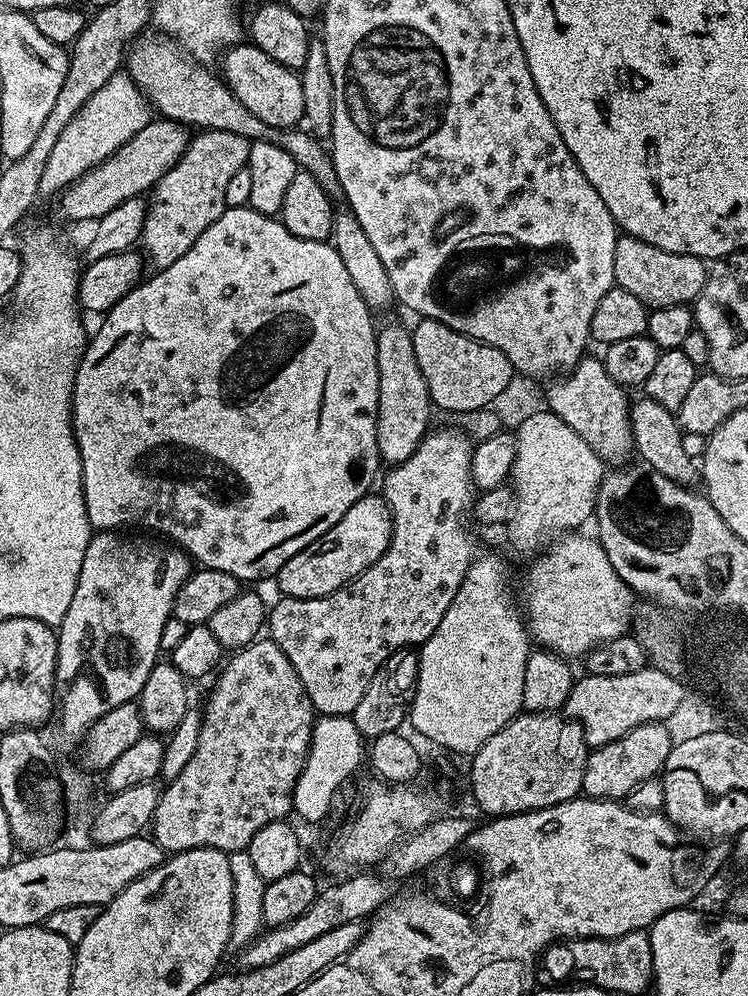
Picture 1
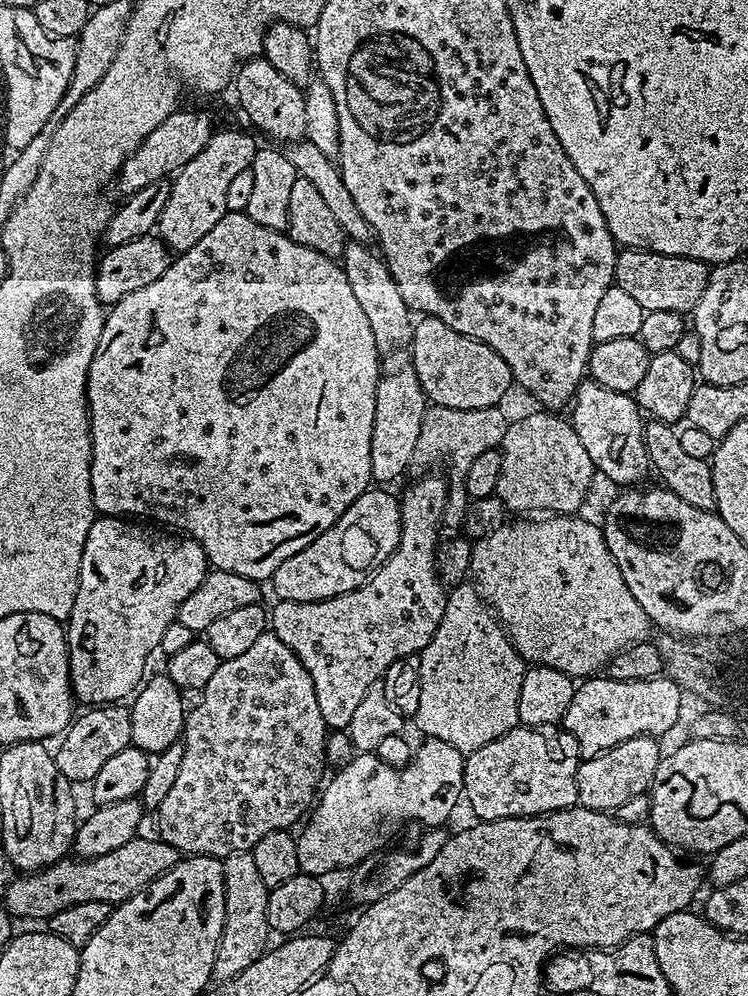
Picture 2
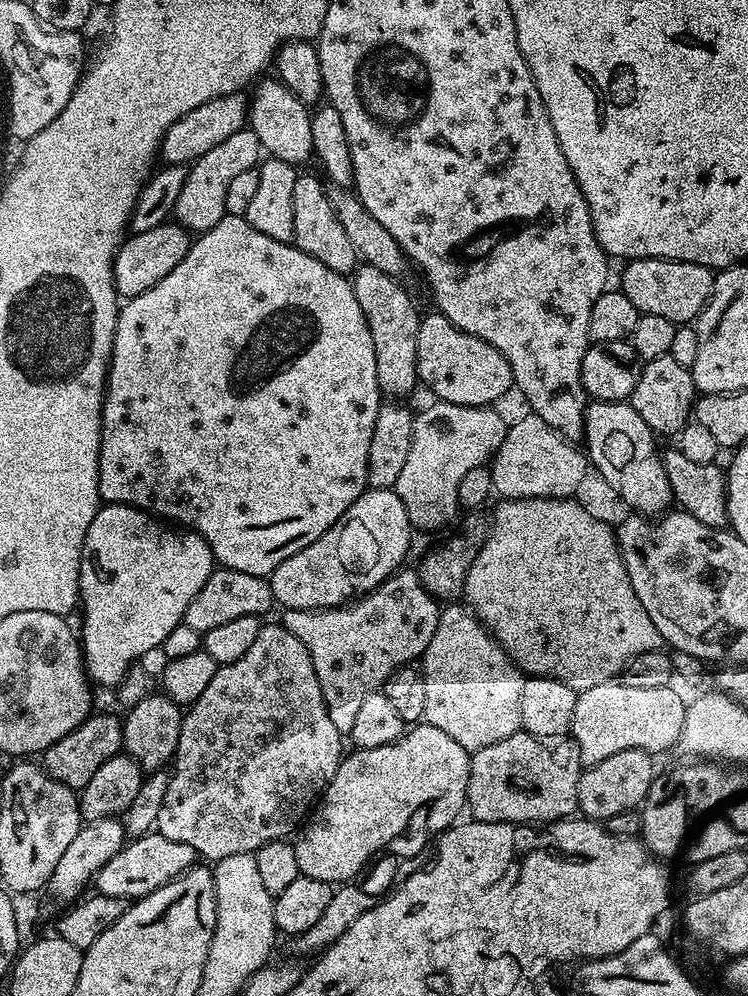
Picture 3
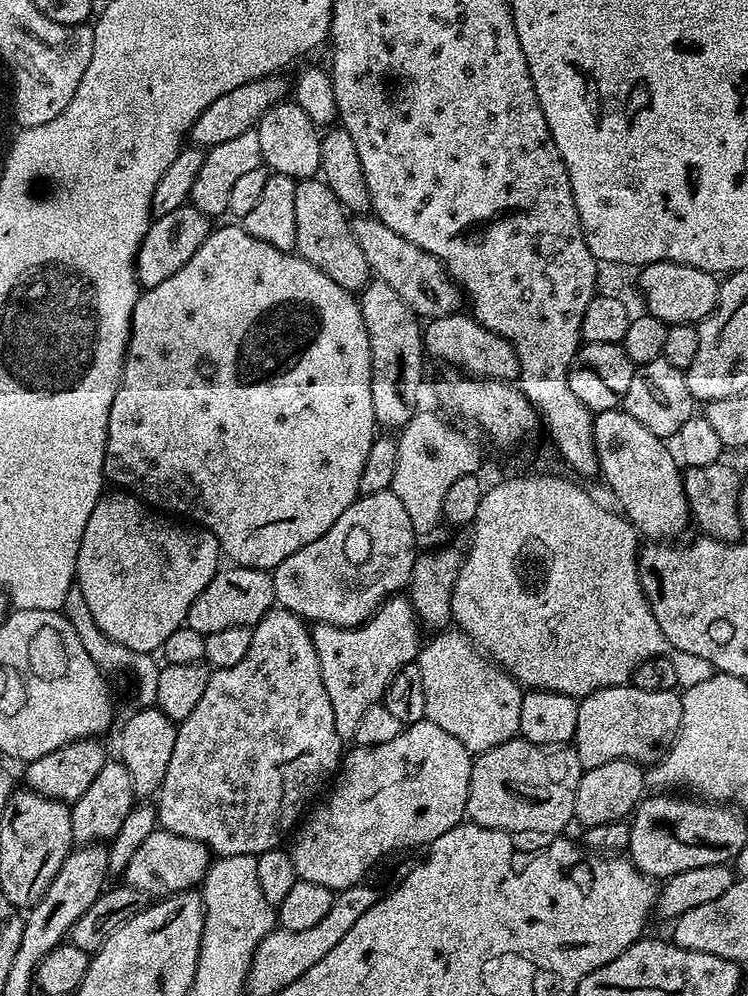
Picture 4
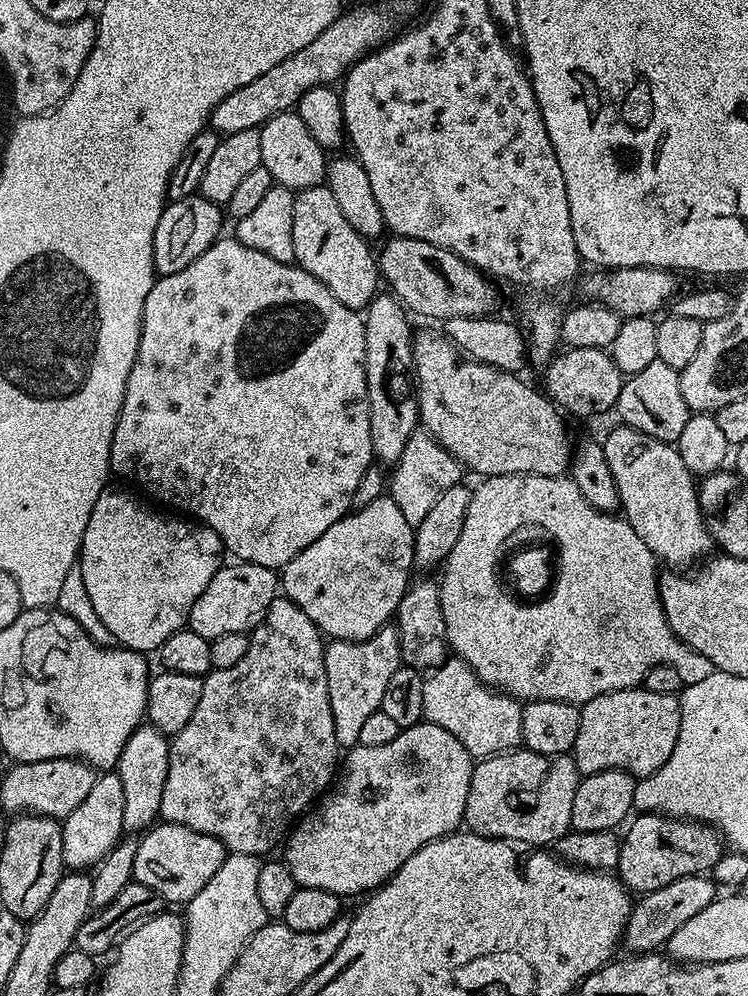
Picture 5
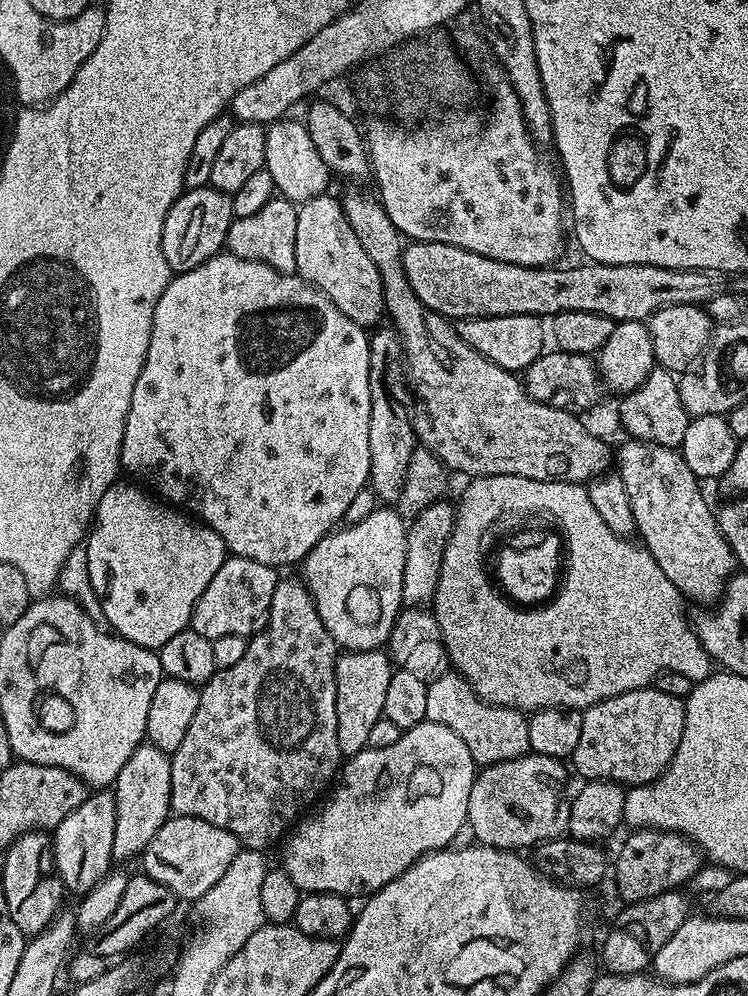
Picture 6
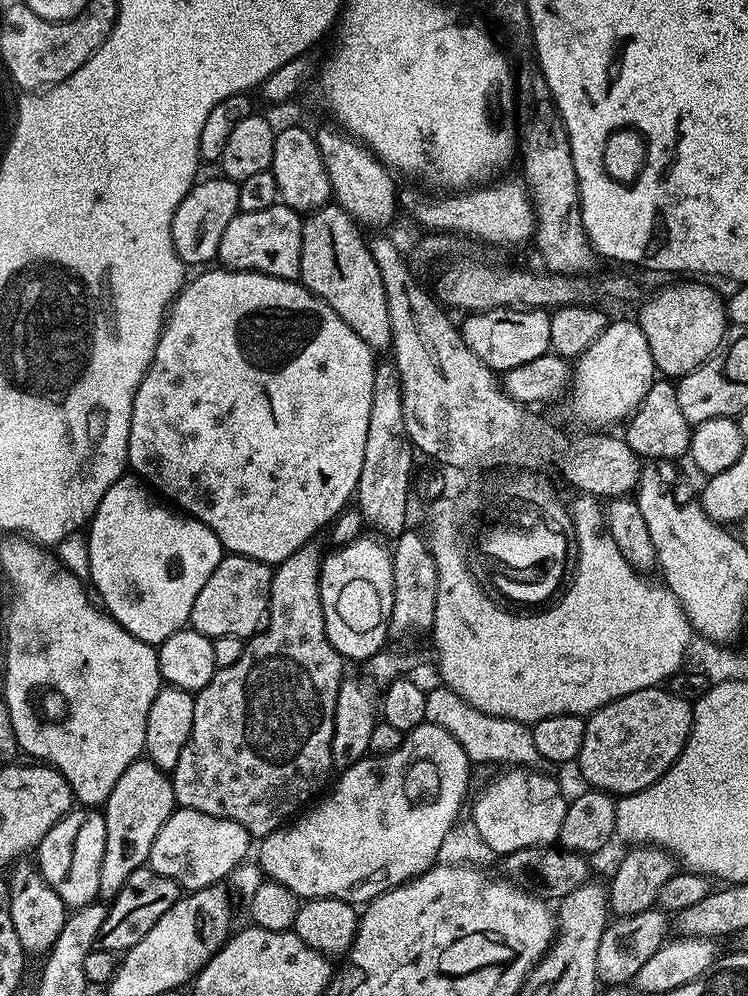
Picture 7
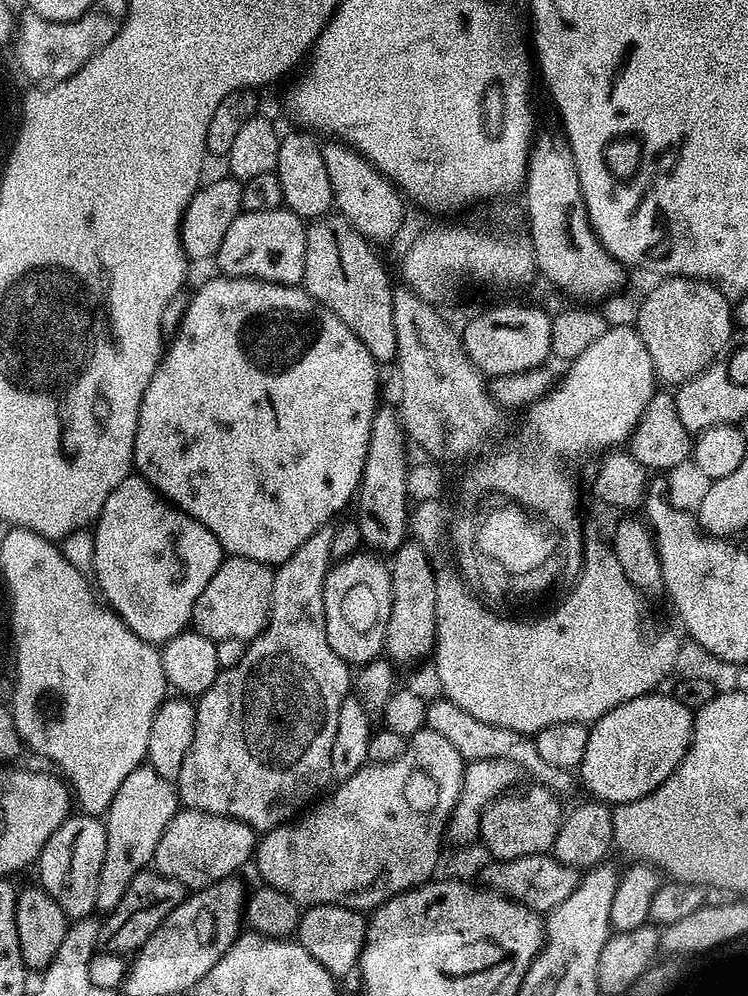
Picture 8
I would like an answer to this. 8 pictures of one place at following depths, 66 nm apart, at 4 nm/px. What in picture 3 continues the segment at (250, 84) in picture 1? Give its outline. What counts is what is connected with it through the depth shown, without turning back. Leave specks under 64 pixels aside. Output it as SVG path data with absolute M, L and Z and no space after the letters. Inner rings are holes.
M276 78L271 79L261 79L255 85L256 93L251 93L251 130L254 134L258 134L261 149L271 159L303 166L307 160L313 159L312 139L310 138L312 112L309 105L303 104L301 100L294 98L294 94L290 94L290 90L283 82Z

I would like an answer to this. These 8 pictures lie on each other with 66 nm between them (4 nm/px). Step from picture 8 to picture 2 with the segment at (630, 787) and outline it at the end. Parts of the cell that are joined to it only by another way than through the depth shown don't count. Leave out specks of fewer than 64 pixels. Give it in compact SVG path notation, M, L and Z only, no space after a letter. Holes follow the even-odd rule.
M597 674L585 679L577 687L574 698L570 702L570 710L566 710L562 721L563 731L574 734L578 742L581 760L589 760L630 738L639 736L663 737L663 732L668 732L680 720L680 698L682 691L669 678L643 680L642 682L618 682L610 680L603 674Z

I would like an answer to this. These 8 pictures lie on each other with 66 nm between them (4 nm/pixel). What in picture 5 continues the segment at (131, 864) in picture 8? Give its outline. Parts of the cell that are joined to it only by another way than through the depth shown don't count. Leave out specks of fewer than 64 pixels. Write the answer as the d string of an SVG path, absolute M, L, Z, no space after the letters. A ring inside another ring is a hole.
M147 722L141 723L124 743L120 761L116 764L114 771L122 778L122 790L126 801L122 809L125 833L140 834L157 823L160 816L162 790L166 786L168 777L169 743L169 737Z

